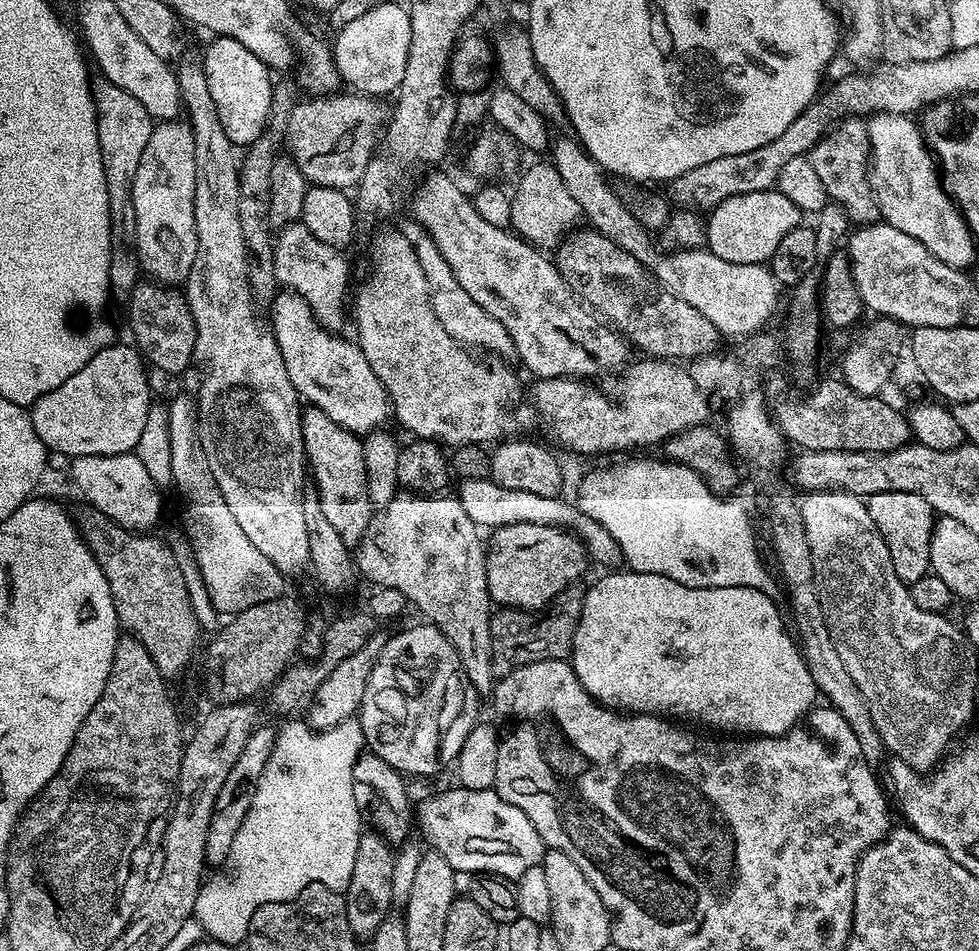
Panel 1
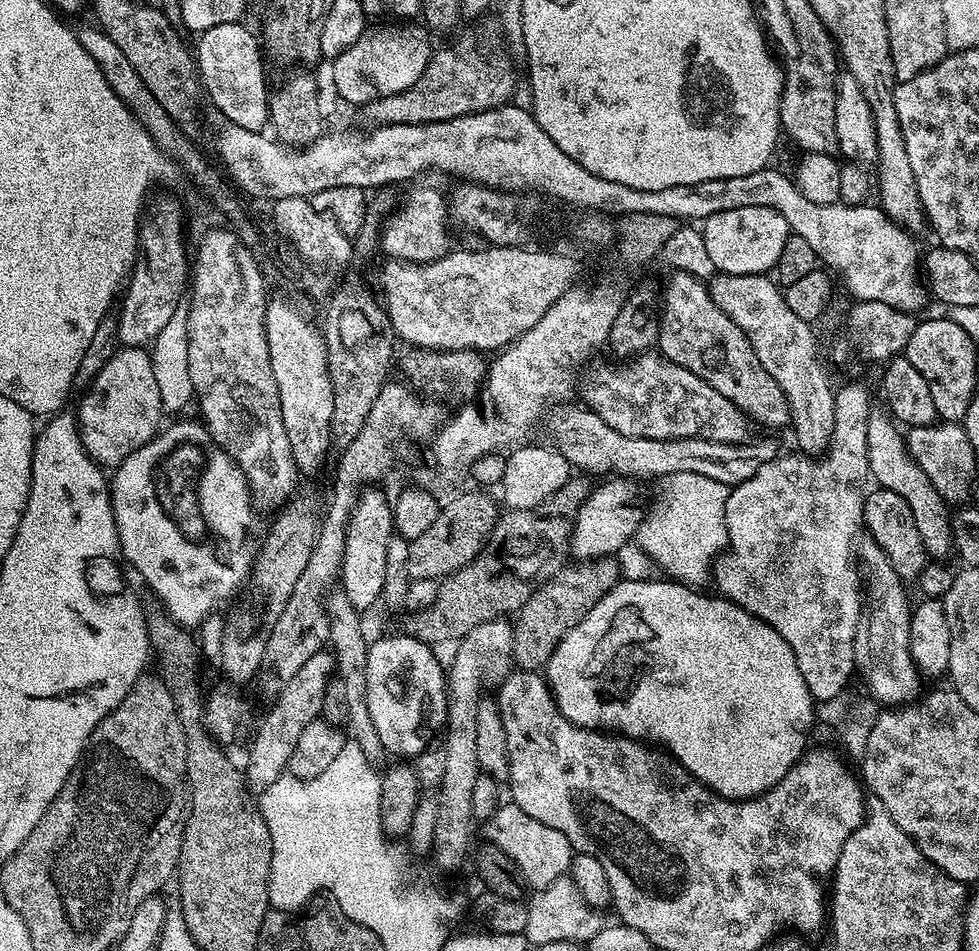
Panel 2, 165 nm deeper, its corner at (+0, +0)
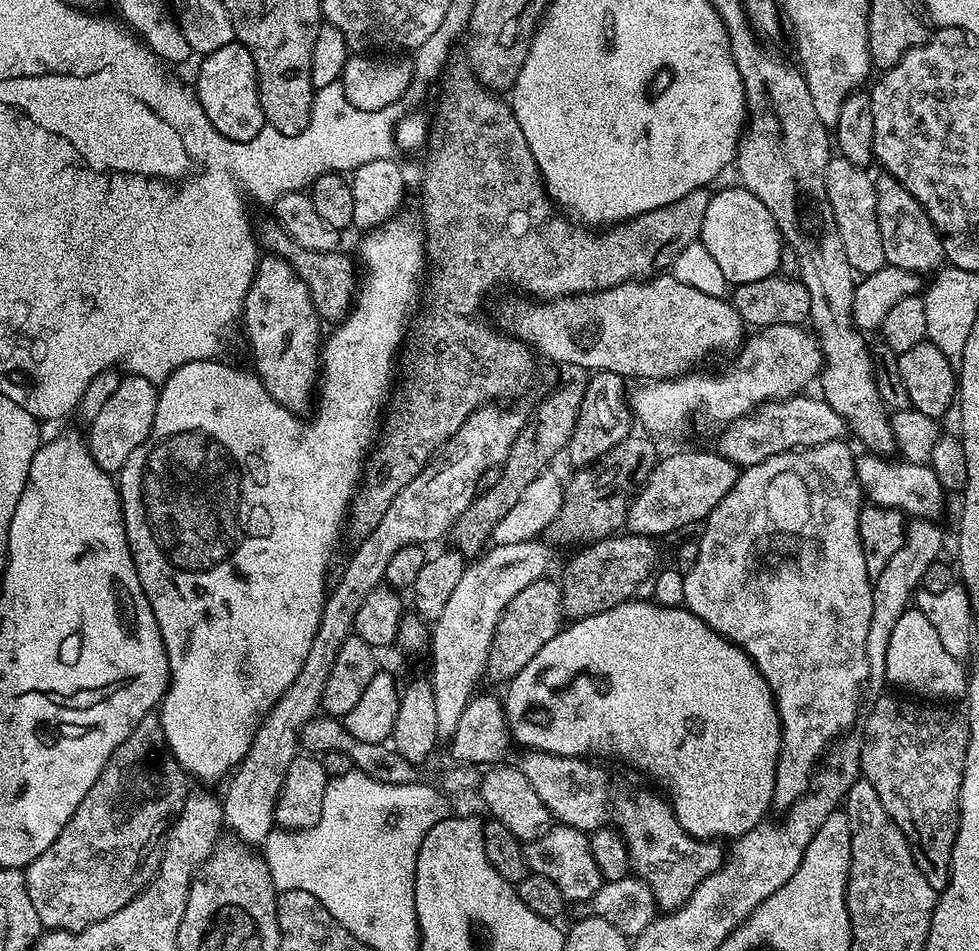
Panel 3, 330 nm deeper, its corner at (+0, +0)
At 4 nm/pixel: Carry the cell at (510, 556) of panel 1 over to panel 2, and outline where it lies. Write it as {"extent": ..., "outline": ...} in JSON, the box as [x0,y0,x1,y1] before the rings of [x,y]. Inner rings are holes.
{"extent":[570,478,646,561],"outline":[[[608,478],[589,491],[586,502],[572,521],[570,552],[577,561],[593,560],[599,556],[615,557],[622,546],[626,546],[637,535],[646,515],[646,508],[640,505],[637,481],[632,478]]]}

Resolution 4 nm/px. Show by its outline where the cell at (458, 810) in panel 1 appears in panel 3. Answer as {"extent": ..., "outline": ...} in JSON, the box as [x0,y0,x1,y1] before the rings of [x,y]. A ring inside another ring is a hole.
{"extent":[524,823,602,901],"outline":[[[557,823],[541,832],[536,839],[527,841],[524,844],[524,856],[532,872],[542,874],[542,878],[550,878],[550,882],[562,890],[565,901],[591,901],[602,883],[598,862],[594,862],[594,854],[590,850],[589,833],[580,832],[569,824]]]}

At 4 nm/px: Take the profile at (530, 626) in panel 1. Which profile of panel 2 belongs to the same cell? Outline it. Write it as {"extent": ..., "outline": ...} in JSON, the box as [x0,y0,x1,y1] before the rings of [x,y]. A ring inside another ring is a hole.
{"extent":[512,556,621,670],"outline":[[[611,556],[572,562],[551,576],[520,607],[515,617],[512,629],[512,658],[515,667],[520,670],[543,669],[550,654],[554,654],[558,642],[562,642],[568,631],[578,626],[578,622],[582,622],[582,618],[586,618],[586,614],[590,614],[590,610],[594,610],[600,599],[621,579],[619,563]]]}

